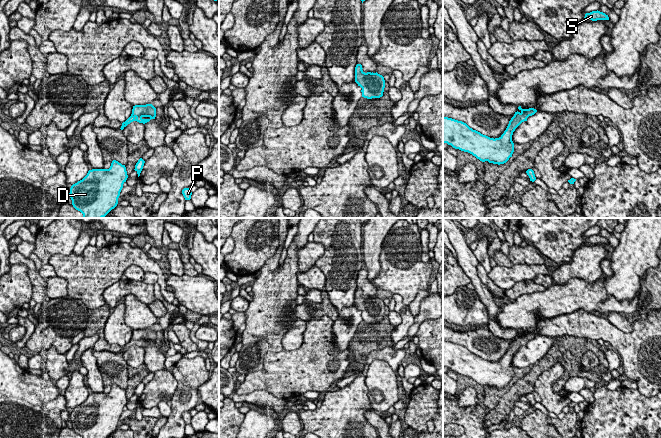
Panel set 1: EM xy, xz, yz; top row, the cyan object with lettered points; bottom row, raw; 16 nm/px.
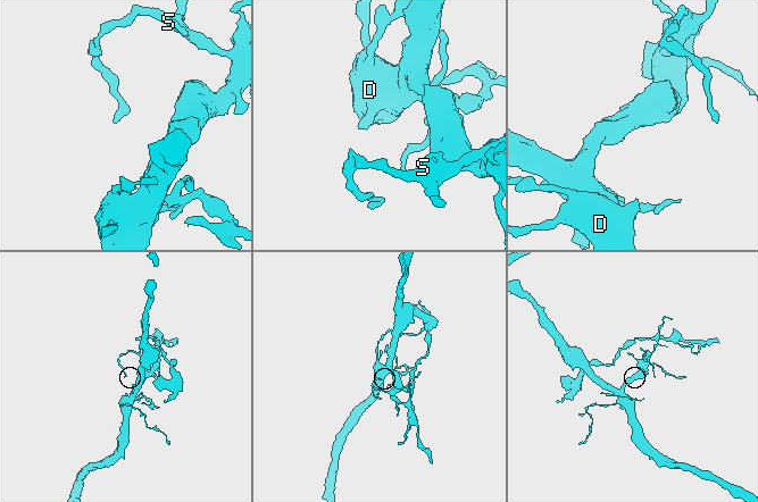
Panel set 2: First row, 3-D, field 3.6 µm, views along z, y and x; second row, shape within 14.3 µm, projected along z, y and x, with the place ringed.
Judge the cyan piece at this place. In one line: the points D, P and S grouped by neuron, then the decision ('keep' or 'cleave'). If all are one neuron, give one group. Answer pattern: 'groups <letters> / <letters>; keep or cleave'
groups D P S; keep

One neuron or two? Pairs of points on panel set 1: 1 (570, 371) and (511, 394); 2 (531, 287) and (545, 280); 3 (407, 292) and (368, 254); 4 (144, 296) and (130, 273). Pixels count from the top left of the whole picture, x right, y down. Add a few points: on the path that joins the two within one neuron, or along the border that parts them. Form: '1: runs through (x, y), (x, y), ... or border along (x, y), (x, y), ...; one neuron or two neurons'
1: runs through (557, 360), (549, 360), (543, 364), (526, 381); one neuron
2: border along (532, 280), (546, 287); two neurons
3: border along (383, 242), (380, 254), (380, 271), (372, 282); two neurons
4: border along (127, 278), (142, 282); two neurons

